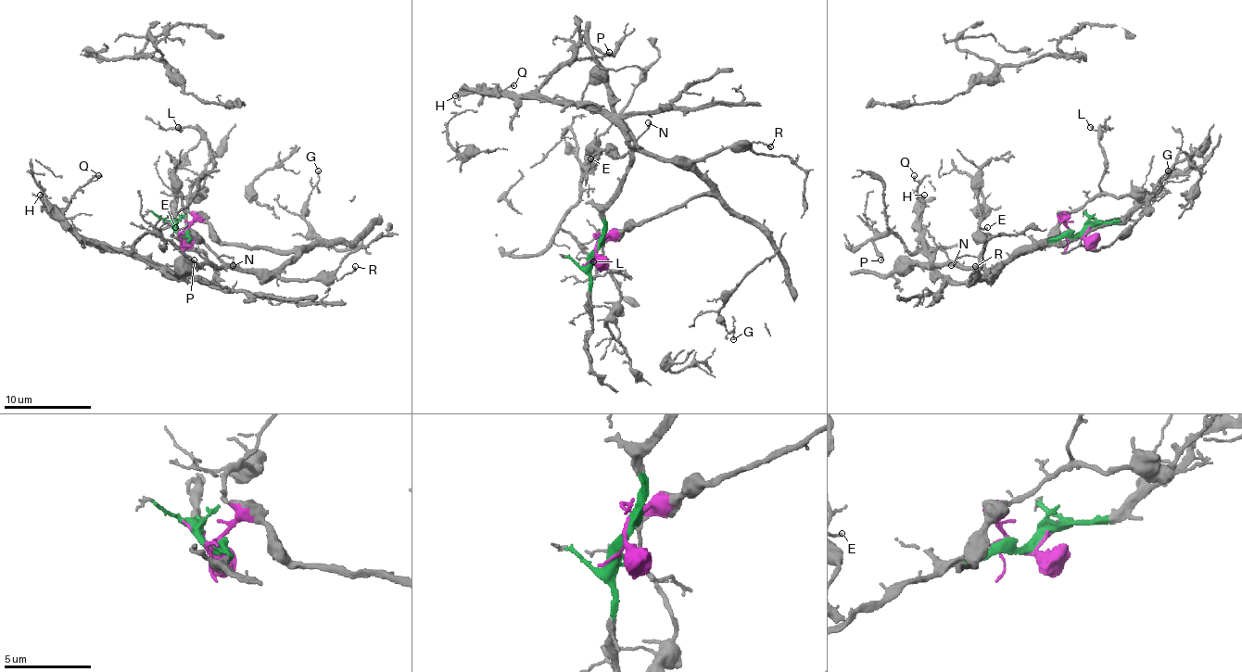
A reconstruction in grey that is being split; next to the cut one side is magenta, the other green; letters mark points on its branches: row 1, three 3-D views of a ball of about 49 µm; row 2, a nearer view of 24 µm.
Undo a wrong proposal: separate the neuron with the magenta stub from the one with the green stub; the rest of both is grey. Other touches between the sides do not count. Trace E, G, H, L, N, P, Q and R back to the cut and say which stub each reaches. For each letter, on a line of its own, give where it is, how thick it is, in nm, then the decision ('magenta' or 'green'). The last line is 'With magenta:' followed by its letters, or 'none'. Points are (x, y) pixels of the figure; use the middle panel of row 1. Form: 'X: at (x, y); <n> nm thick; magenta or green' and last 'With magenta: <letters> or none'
E: at (590, 158); 140 nm thick; magenta
G: at (733, 339); 130 nm thick; magenta
H: at (455, 95); 380 nm thick; green
L: at (593, 261); 140 nm thick; magenta
N: at (648, 122); 150 nm thick; magenta
P: at (609, 52); 150 nm thick; green
Q: at (513, 85); 130 nm thick; green
R: at (770, 146); 190 nm thick; magenta
With magenta: E, G, L, N, R

